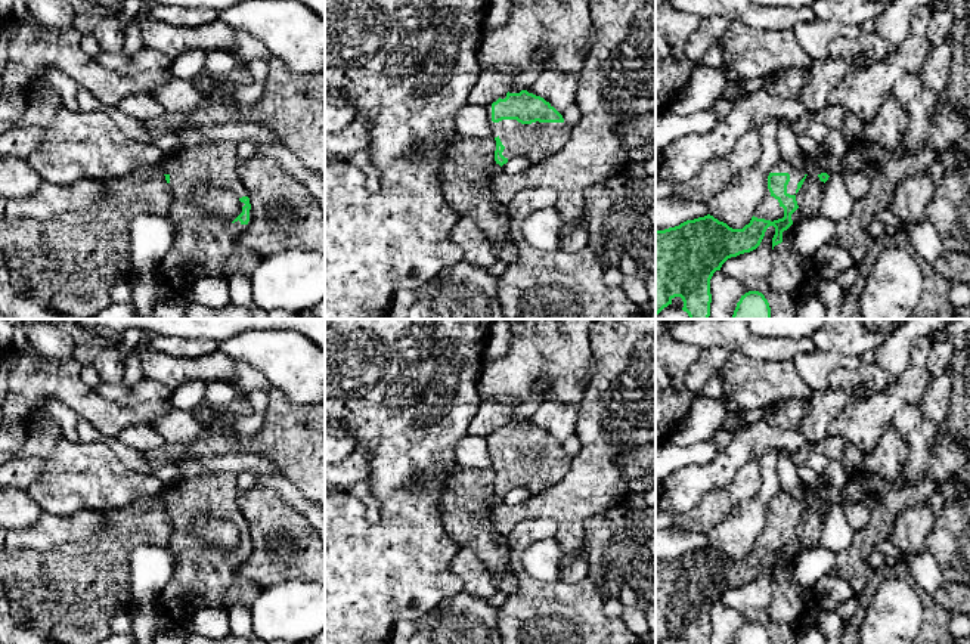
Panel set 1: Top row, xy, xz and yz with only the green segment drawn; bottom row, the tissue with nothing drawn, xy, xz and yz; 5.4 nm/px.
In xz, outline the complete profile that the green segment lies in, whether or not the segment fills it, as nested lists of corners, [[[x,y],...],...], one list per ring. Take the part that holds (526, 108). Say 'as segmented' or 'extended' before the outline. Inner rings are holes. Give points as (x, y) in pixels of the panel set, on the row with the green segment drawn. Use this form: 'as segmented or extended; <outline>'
extended; [[[511,89],[486,109],[496,140],[495,161],[501,167],[514,157],[527,157],[532,164],[536,164],[563,149],[573,131],[549,102],[527,90]]]

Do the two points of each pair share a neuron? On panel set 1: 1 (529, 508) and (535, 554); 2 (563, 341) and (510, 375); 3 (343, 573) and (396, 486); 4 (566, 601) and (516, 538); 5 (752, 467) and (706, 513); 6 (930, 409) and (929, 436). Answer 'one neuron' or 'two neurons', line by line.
1: two neurons
2: one neuron
3: one neuron
4: one neuron
5: one neuron
6: two neurons

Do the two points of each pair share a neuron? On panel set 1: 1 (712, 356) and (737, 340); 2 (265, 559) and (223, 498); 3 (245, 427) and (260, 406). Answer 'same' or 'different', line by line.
1: different
2: different
3: same

